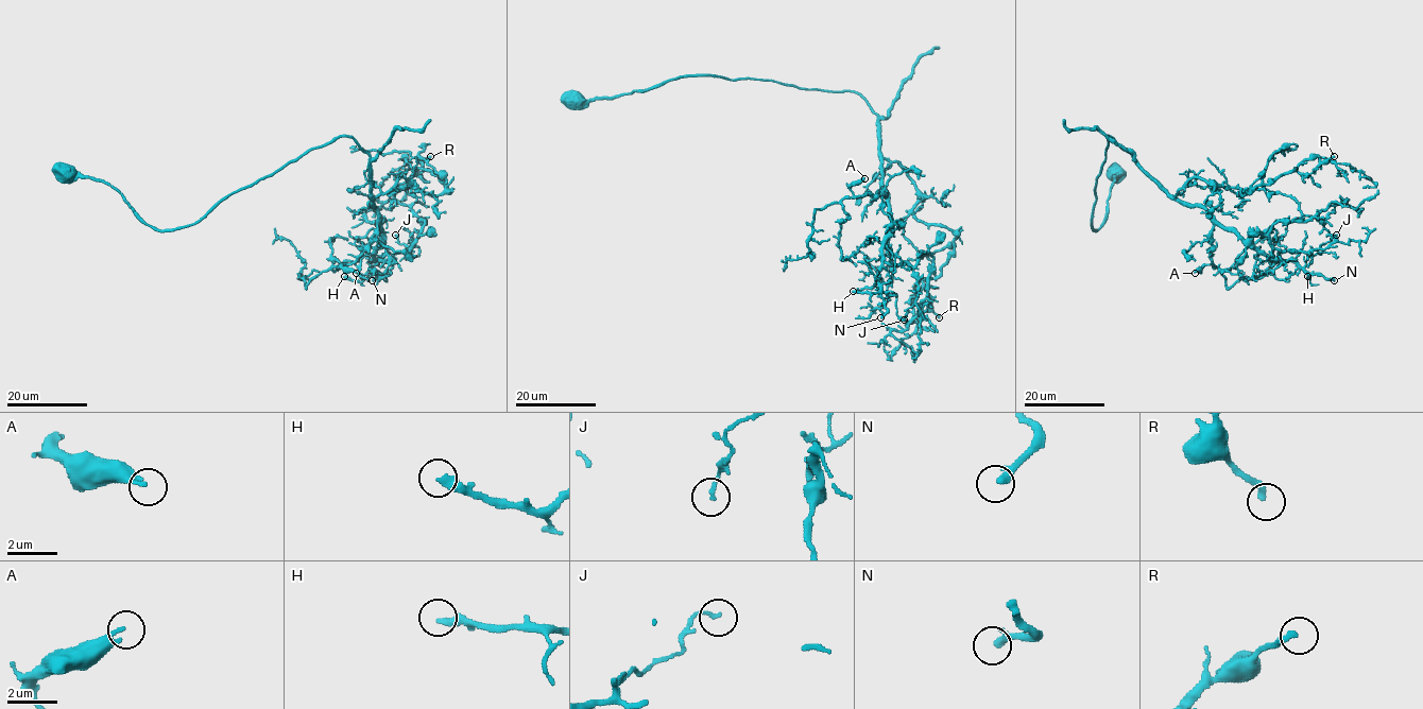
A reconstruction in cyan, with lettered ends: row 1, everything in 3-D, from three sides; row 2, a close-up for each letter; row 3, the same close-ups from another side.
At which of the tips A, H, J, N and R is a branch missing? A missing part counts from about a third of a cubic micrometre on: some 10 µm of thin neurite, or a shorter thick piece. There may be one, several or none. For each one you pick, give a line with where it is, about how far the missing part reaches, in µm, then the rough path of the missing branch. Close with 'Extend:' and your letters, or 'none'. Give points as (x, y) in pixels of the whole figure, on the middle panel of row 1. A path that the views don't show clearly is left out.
H: (853, 291) | 20 µm | (853, 291), (840, 292), (833, 287), (817, 297)
Extend: H

